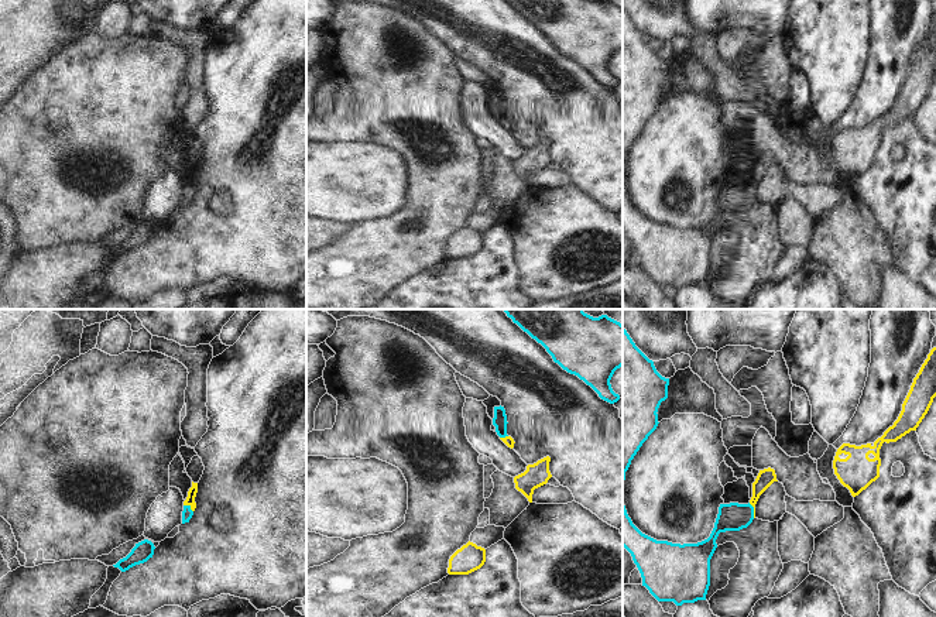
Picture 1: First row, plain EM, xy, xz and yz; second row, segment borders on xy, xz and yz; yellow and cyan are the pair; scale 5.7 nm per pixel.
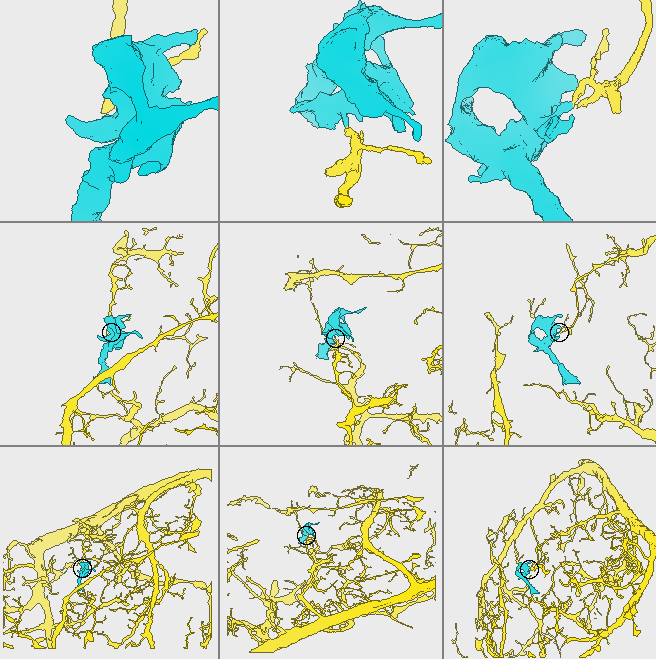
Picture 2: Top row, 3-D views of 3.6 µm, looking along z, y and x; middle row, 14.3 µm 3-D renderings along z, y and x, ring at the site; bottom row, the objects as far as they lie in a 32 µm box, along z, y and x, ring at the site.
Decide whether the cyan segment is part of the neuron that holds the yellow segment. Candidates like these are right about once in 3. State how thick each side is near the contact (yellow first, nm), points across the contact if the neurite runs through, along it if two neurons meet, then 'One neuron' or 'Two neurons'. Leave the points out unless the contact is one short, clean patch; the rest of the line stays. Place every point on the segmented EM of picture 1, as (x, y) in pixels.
Thickness 100 nm (yellow) against 160 nm. Path across: yz (765, 477), (756, 493), (754, 510), (732, 517). One neuron.

